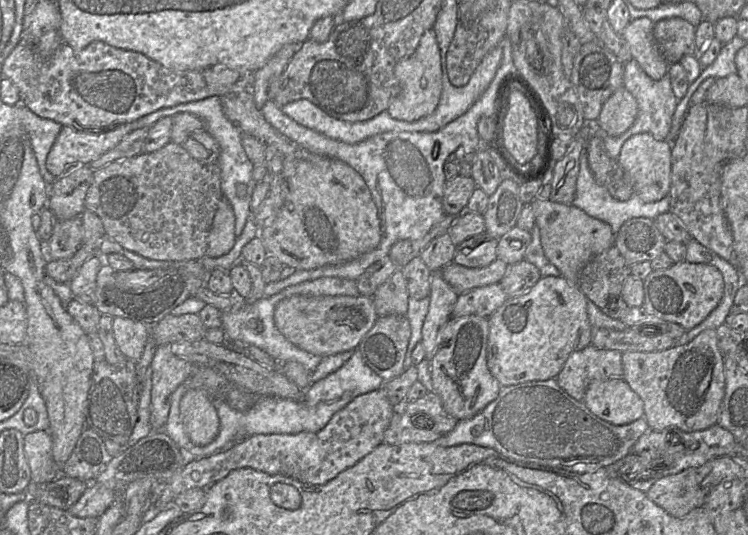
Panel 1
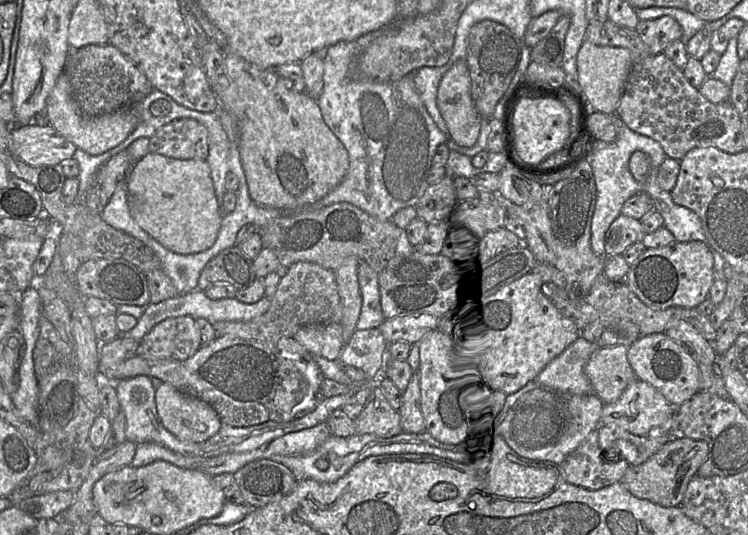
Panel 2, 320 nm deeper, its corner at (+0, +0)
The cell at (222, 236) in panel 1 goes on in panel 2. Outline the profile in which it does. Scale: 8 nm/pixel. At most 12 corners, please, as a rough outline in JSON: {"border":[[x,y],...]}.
{"border":[[148,152],[131,166],[132,218],[186,255],[223,213],[205,160]]}

